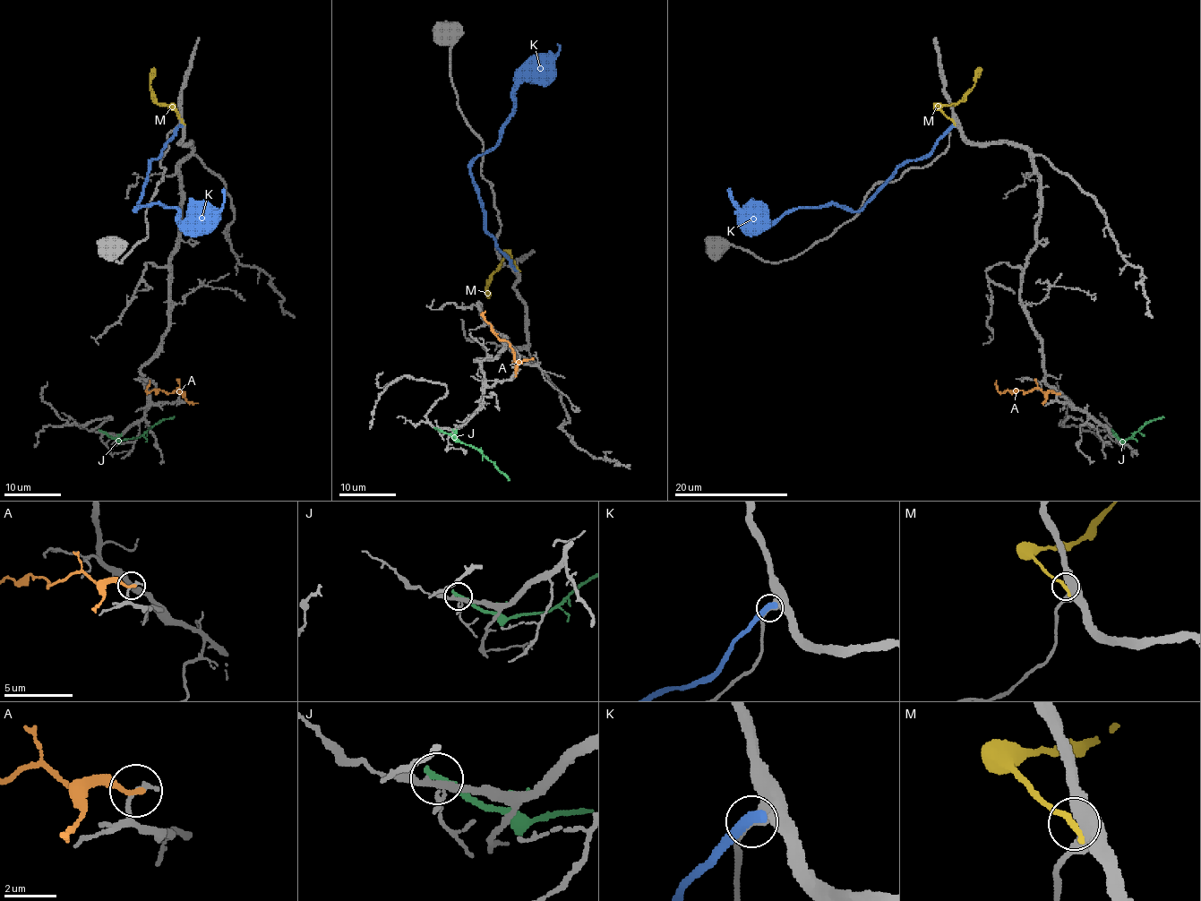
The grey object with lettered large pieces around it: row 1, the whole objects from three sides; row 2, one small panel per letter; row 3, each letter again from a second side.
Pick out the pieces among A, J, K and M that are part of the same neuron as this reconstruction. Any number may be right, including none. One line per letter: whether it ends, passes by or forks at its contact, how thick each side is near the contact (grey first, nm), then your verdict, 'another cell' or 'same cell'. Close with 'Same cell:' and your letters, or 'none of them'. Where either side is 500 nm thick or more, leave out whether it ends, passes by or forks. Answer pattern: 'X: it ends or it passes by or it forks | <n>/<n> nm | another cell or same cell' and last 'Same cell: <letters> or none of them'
A: it ends | 220/220 nm | another cell
J: it ends | 200/260 nm | another cell
K: 400/500 nm | another cell
M: it ends | 480/300 nm | another cell
Same cell: none of them

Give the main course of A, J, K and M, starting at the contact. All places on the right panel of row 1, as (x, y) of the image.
A: (1059, 393), (1033, 389), (1025, 393), (1018, 390), (1000, 393), (996, 380)
J: (1112, 432), (1121, 440), (1128, 438), (1144, 424), (1163, 417)
K: (952, 127), (856, 210), (798, 207), (767, 222), (742, 210), (729, 188)
M: (953, 121), (939, 108), (953, 106), (960, 100), (973, 86), (974, 72), (981, 67)

